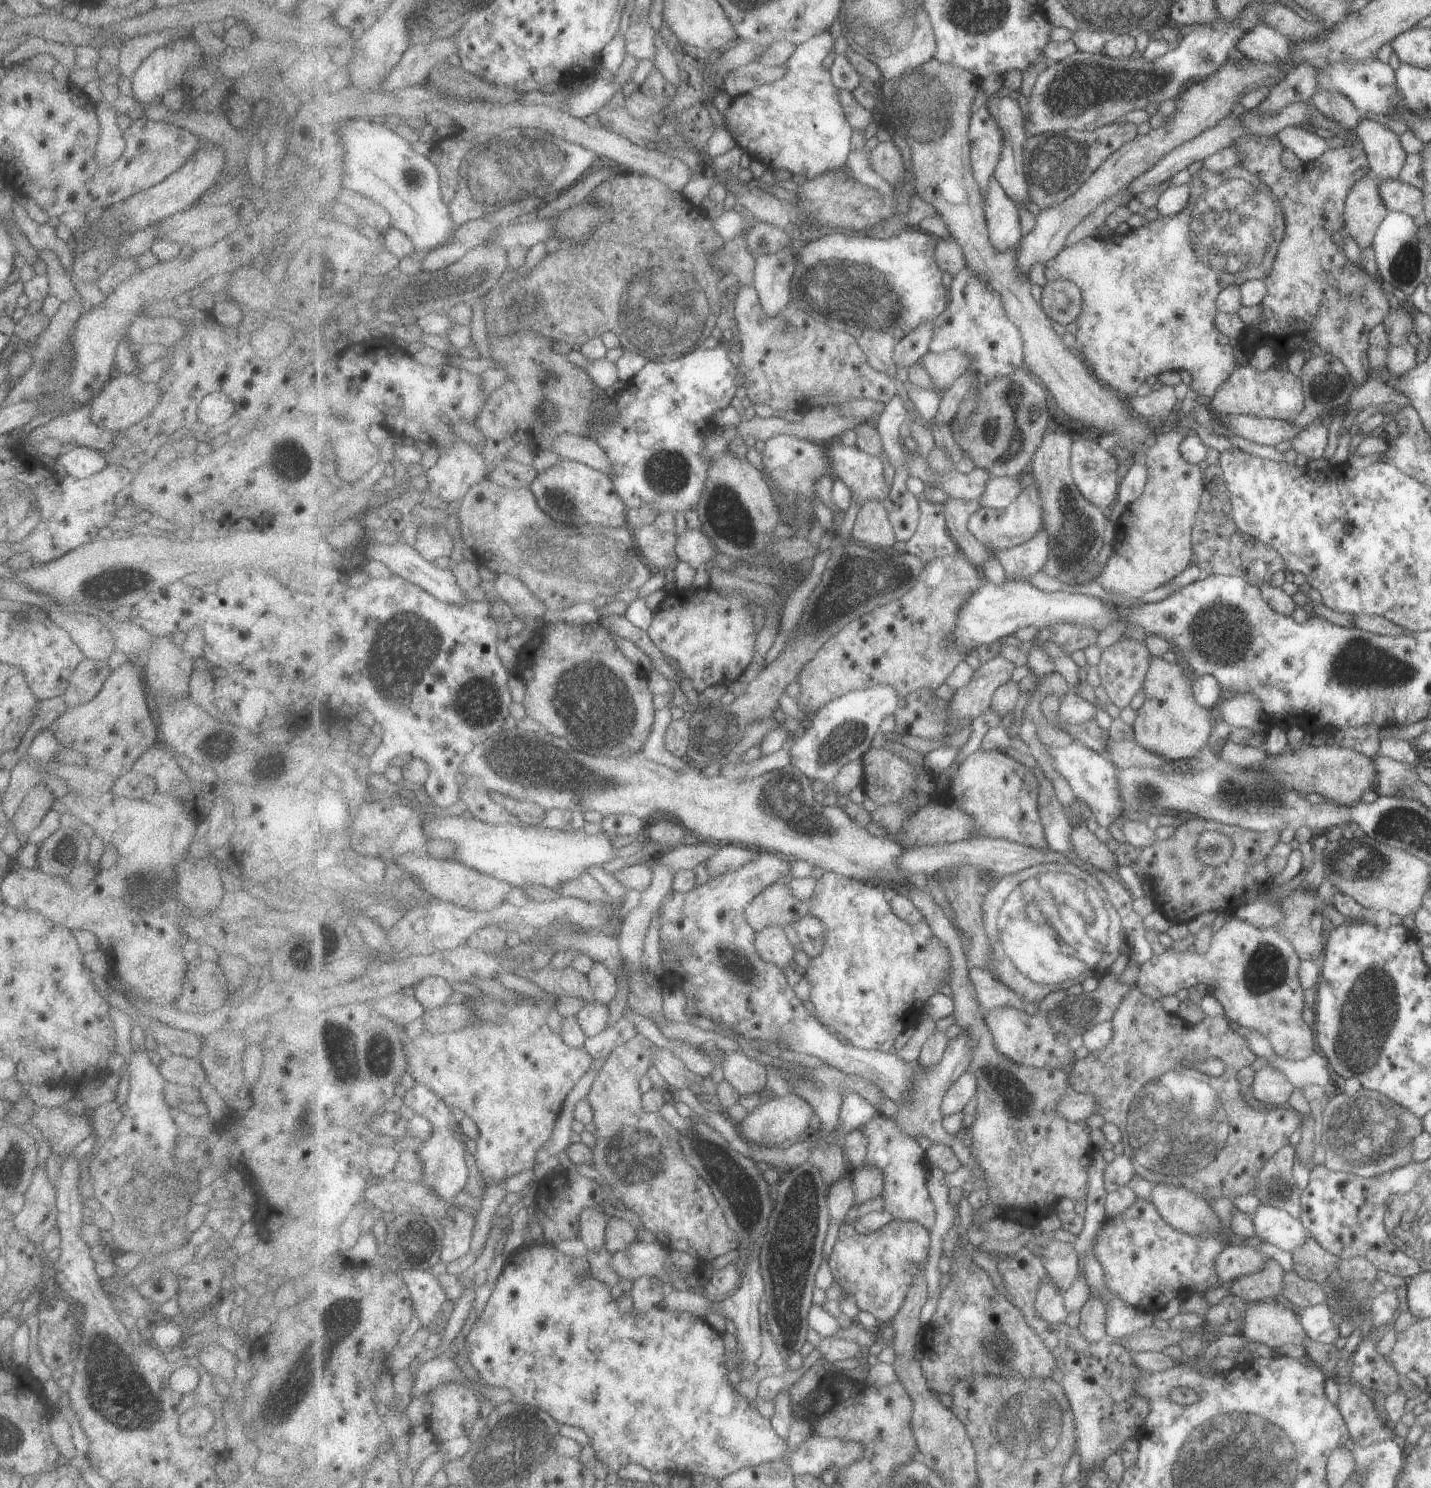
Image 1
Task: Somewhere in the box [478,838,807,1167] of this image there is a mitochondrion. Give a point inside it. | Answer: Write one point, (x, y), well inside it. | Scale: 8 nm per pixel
(732, 966)

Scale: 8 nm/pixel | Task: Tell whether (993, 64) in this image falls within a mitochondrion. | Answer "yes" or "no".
no

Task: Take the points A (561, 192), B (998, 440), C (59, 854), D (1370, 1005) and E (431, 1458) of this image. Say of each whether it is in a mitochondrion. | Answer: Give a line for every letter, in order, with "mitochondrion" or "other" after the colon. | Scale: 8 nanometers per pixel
A: other
B: mitochondrion
C: other
D: mitochondrion
E: other

